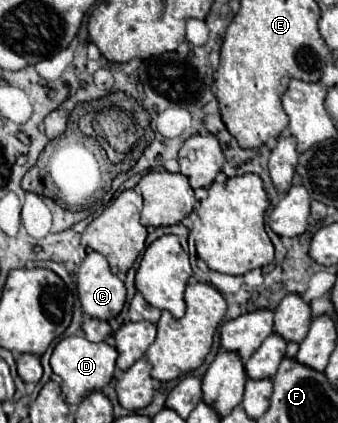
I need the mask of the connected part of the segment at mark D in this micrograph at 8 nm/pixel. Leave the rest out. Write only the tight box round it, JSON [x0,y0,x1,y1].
[50,335,118,407]

